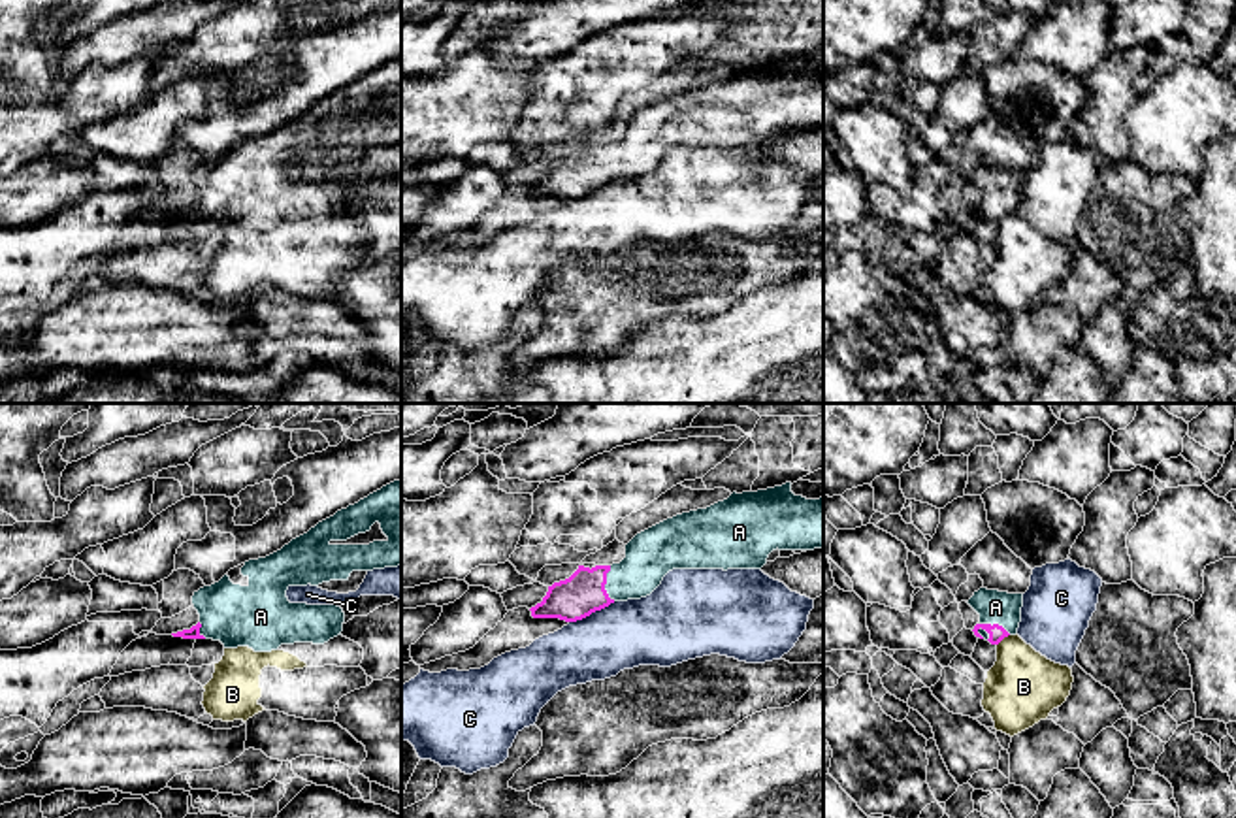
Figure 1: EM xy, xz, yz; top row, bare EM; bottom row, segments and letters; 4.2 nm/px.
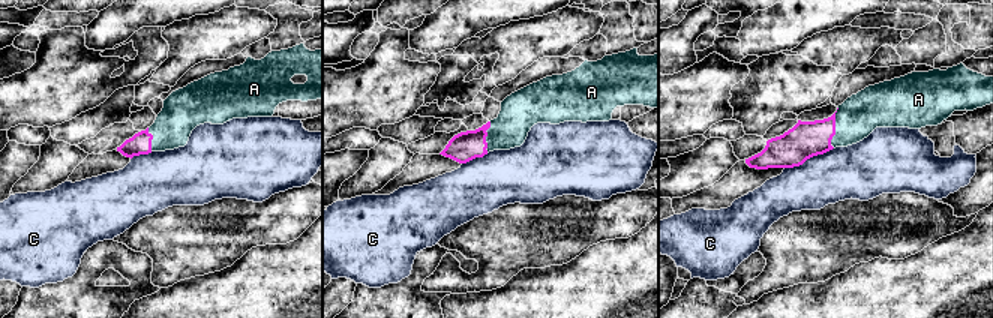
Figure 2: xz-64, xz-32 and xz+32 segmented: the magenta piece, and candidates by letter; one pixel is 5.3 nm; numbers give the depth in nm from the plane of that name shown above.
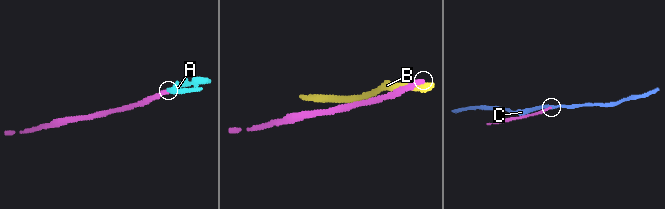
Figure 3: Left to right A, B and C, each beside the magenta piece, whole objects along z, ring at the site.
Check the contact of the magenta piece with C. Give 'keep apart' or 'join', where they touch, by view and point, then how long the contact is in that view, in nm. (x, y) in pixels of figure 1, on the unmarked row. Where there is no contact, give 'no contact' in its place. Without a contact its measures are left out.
keep apart | xz (592, 189) | 220 nm

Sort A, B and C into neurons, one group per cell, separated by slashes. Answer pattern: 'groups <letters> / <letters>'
groups A / B / C

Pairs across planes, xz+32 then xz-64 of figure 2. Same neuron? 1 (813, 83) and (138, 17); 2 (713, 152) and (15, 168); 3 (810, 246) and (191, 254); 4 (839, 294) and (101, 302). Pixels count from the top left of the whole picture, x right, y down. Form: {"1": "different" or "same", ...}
{"1": "different", "2": "different", "3": "same", "4": "different"}

